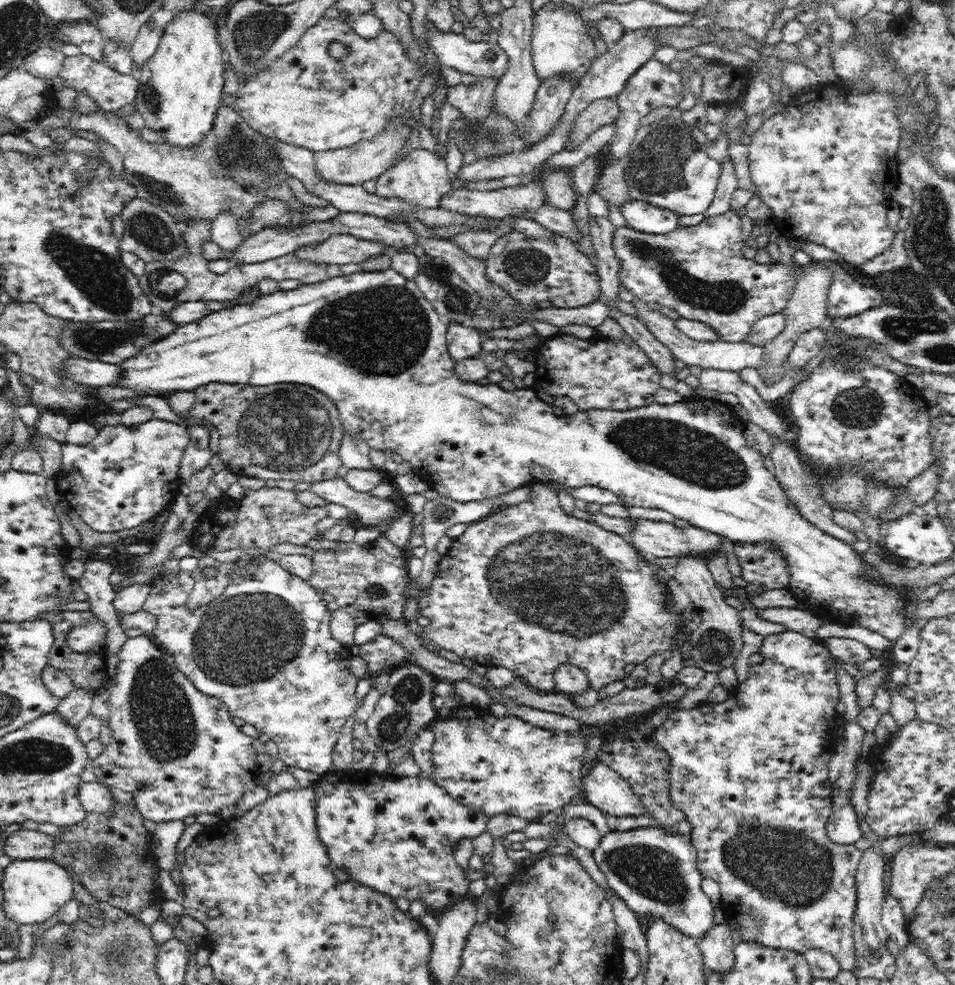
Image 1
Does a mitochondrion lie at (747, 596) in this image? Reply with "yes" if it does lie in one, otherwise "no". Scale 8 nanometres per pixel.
no

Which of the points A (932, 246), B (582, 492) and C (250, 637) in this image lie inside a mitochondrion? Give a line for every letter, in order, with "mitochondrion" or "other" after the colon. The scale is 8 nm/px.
A: mitochondrion
B: other
C: mitochondrion

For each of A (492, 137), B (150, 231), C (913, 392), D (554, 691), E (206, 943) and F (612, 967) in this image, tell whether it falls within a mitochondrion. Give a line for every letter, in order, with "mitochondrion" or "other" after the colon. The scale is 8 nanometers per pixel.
A: mitochondrion
B: mitochondrion
C: other
D: other
E: other
F: other

